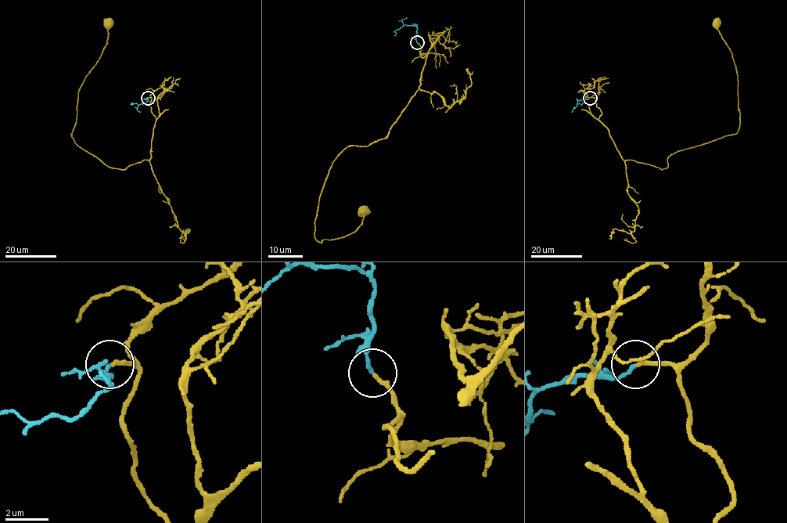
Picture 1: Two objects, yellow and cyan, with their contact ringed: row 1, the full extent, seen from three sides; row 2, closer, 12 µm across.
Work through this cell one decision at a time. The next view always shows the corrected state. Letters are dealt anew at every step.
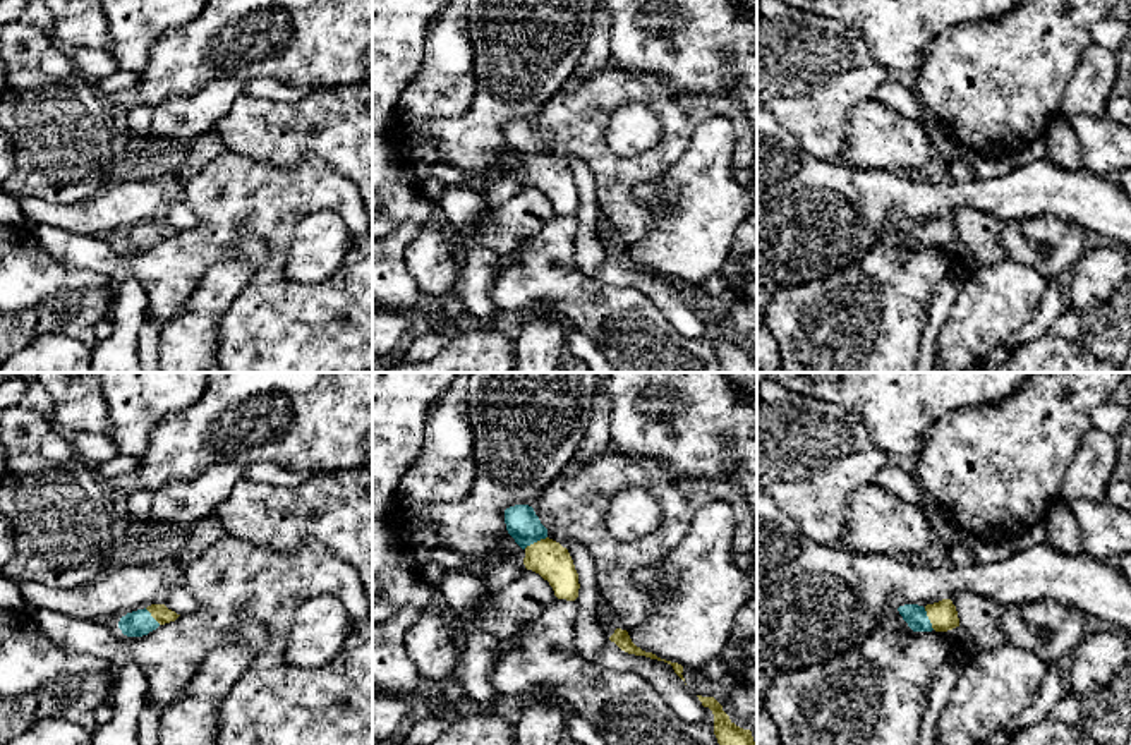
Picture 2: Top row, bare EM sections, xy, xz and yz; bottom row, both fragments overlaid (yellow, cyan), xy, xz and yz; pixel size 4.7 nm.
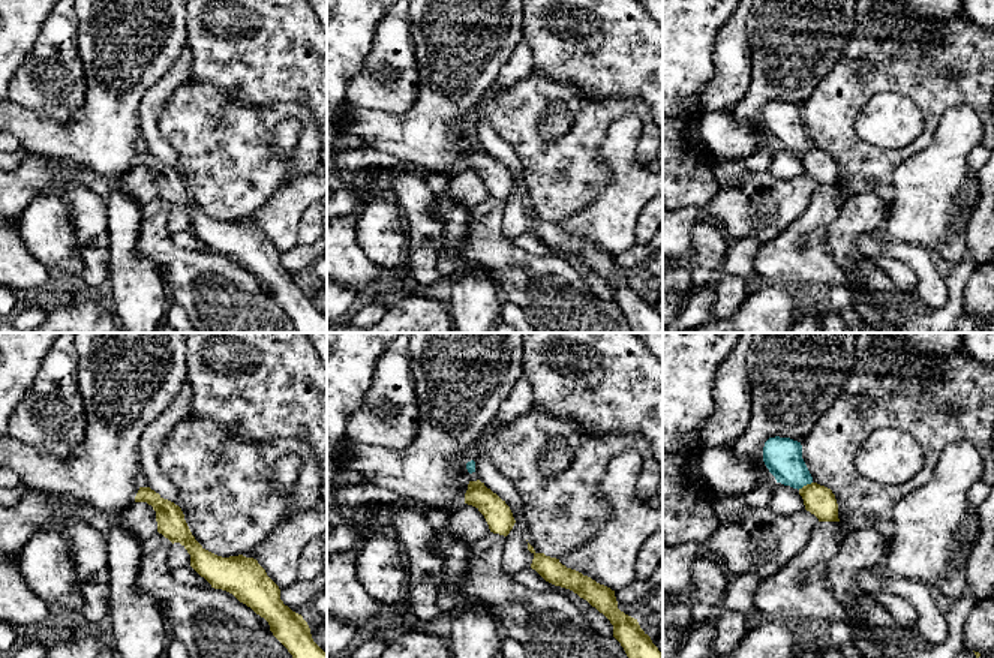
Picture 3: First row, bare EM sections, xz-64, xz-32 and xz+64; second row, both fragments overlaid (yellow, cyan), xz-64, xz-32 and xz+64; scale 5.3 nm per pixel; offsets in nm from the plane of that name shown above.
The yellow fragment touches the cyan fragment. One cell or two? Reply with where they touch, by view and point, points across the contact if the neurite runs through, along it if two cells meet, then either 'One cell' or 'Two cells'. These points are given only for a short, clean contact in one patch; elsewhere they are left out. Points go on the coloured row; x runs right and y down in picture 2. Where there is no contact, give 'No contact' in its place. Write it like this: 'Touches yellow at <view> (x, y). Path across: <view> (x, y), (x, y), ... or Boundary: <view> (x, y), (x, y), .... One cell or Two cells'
Touches yellow at xz (534, 543). Path across: xz (548, 558), (534, 543), (522, 524). One cell

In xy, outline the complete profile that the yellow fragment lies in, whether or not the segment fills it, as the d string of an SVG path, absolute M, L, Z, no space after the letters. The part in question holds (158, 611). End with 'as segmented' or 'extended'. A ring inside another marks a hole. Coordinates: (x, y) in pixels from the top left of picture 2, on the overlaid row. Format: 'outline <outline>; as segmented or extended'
outline M151 604L144 609L127 613L120 618L118 628L127 637L142 637L156 630L160 625L175 621L180 615L168 609L165 604Z; extended

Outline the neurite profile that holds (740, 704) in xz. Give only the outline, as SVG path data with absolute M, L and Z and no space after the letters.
M735 681L728 695L721 699L721 706L731 723L743 730L752 730L757 723L757 683Z

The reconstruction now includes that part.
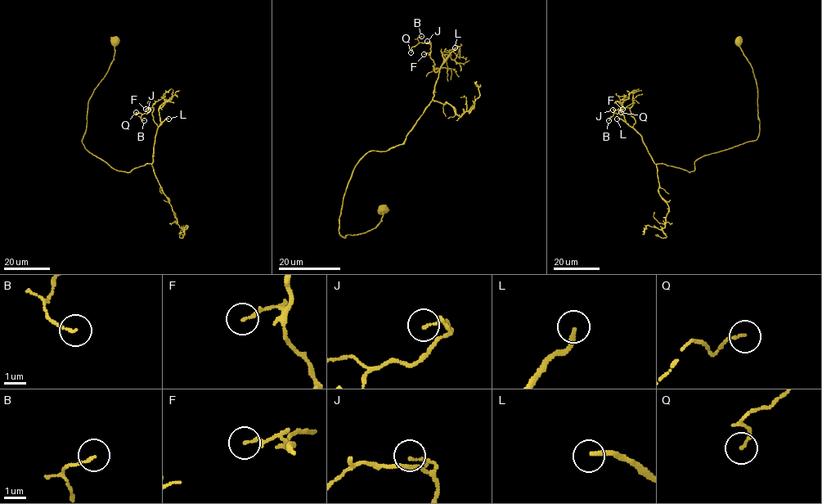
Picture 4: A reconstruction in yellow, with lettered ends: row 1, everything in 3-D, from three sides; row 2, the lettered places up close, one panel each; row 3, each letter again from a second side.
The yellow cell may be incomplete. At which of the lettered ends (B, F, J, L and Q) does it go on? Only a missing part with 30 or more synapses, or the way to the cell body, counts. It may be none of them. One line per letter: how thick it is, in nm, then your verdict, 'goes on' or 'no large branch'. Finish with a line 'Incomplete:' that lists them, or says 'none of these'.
B: 90 nm thick; no large branch
F: 140 nm thick; no large branch
J: 120 nm thick; no large branch
L: 200 nm thick; goes on
Q: 110 nm thick; no large branch
Incomplete: L

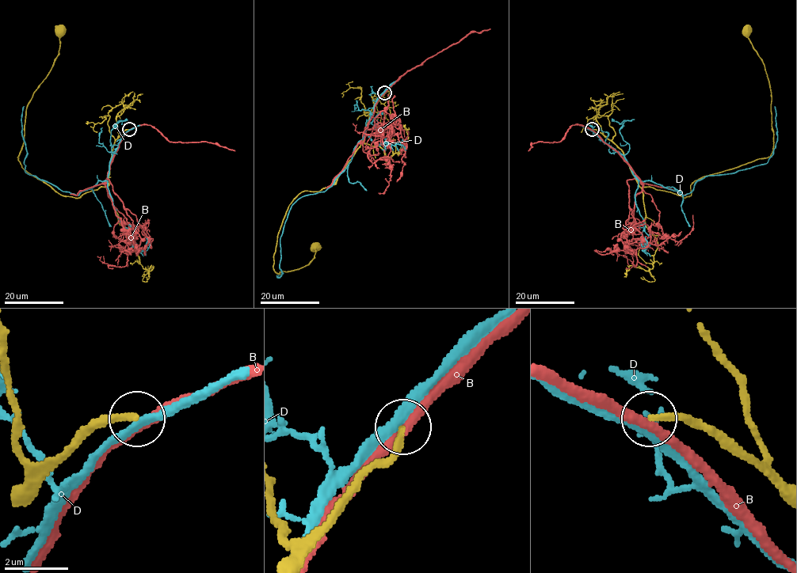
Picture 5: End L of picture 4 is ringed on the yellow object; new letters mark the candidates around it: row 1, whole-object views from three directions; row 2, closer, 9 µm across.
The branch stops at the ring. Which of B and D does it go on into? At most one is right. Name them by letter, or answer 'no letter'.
no letter

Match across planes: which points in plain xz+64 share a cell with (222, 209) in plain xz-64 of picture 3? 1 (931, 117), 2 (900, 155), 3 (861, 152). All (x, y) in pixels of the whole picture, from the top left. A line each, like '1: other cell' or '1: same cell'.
1: same cell
2: same cell
3: same cell

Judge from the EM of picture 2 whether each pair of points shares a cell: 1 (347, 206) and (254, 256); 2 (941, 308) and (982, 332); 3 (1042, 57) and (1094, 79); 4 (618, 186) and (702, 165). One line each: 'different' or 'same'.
1: different
2: different
3: different
4: different

